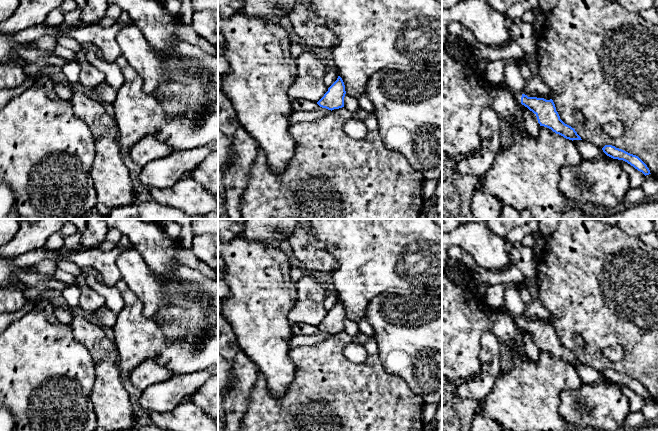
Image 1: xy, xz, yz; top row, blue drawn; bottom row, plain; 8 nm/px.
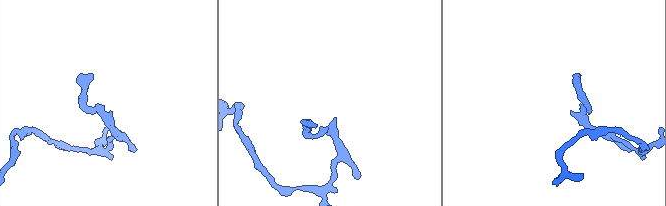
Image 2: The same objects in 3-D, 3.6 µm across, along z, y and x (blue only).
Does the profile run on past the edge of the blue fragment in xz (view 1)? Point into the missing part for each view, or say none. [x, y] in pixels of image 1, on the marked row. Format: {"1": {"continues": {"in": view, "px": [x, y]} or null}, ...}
{"1": {"continues": null}}

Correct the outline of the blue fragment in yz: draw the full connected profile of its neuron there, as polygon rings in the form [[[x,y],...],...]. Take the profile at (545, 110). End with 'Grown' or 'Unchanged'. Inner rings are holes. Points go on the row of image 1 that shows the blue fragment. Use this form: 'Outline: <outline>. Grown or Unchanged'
Outline: [[[513,91],[515,99],[532,111],[538,120],[540,126],[551,129],[556,134],[563,136],[569,140],[582,140],[574,128],[565,124],[556,111],[555,104],[552,99],[528,97],[517,91]]]. Grown

